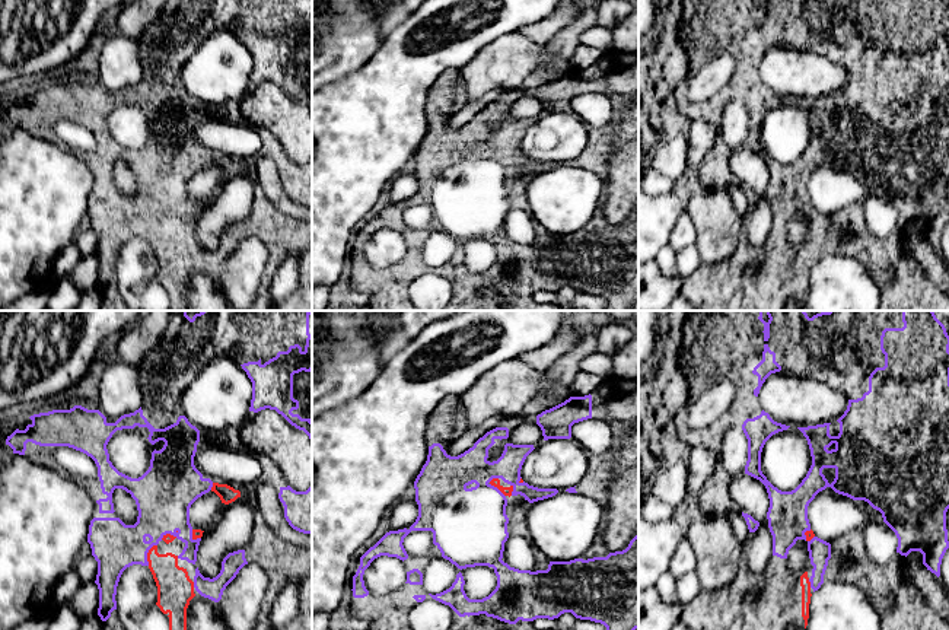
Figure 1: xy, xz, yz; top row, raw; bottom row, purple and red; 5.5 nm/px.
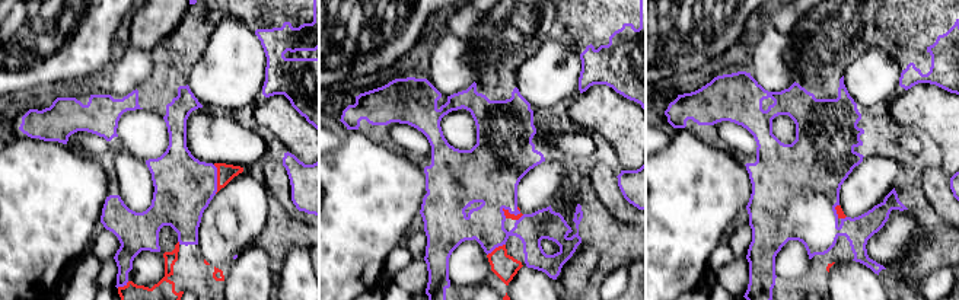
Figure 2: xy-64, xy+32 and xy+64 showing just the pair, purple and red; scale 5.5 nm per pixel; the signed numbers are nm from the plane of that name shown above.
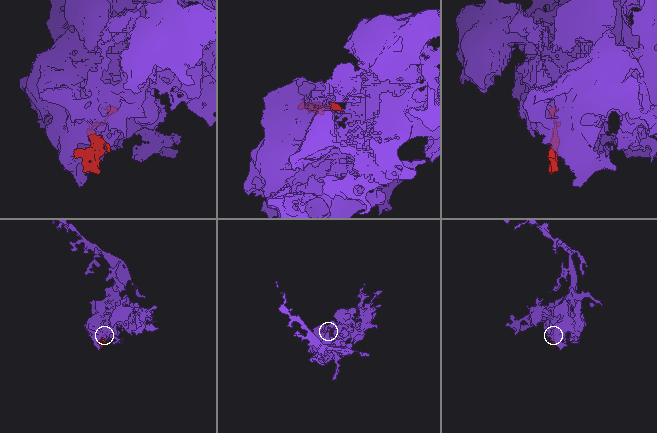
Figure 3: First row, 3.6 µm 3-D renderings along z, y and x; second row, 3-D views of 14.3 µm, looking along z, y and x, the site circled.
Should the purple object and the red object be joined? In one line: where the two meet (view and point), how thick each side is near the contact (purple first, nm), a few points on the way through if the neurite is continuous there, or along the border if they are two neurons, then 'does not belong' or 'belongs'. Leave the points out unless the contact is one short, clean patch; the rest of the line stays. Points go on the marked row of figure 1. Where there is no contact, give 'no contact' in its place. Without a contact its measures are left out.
xz (493, 486) | 400/50 nm | belongs

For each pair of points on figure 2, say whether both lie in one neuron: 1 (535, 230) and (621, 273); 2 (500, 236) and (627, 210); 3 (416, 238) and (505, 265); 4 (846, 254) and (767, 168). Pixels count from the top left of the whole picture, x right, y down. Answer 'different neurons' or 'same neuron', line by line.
1: different neurons
2: same neuron
3: different neurons
4: same neuron

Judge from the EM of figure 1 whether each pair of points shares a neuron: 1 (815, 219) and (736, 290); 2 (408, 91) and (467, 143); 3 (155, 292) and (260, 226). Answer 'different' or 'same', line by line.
1: same
2: different
3: different

